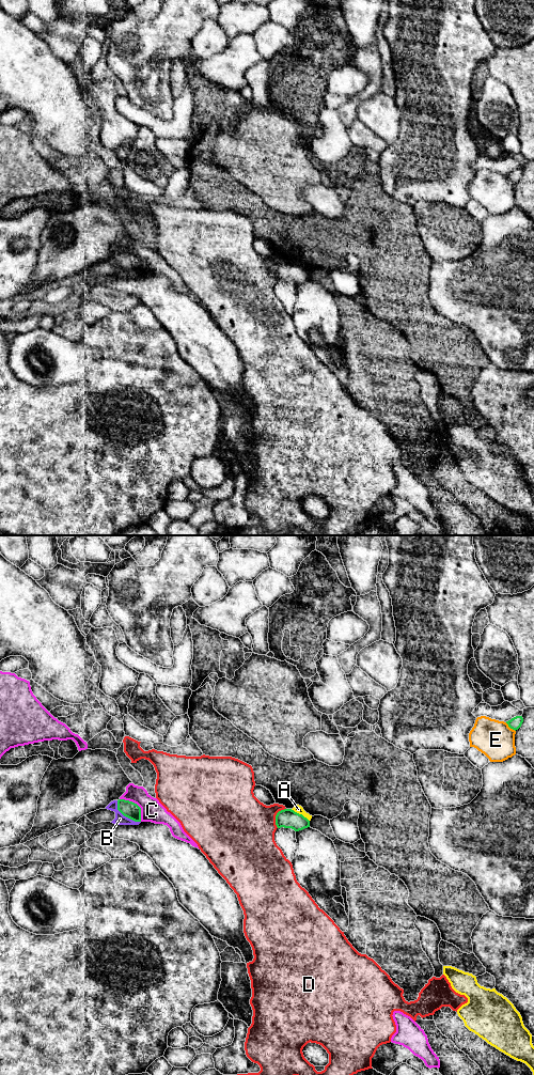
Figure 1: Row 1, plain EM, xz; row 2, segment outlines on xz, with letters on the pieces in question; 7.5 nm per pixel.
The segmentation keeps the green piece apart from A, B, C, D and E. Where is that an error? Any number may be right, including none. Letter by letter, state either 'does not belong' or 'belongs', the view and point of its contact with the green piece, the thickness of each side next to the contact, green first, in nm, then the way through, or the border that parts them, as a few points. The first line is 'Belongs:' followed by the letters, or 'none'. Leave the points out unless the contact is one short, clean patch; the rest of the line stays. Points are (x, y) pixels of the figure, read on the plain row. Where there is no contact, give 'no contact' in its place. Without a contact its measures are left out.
Belongs: none
A: does not belong; meets green in xz at (300, 267); 140 nm thick on the green side, 60 nm on the other; border along xz (291, 262), (301, 266), (309, 274)
B: does not belong; meets green in xz at (125, 268); 120 nm thick on the green side, 80 nm on the other
C: does not belong; meets green in xz at (137, 258); 120 nm thick on the green side, 170 nm on the other; border along xz (120, 251), (131, 253), (140, 261), (141, 274)
D: does not belong; meets green in xz at (276, 269); 140 nm thick on the green side, 460 nm on the other
E: does not belong; meets green in xz at (511, 181); 90 nm thick on the green side, 280 nm on the other

